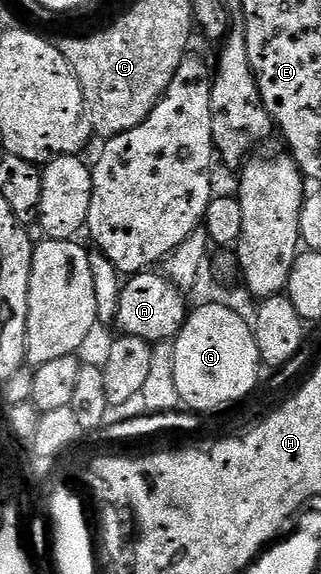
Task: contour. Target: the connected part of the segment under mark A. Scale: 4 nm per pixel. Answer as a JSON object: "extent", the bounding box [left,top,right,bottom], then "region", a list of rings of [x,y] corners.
{"extent":[116,271,188,343],"region":[[[147,271],[133,274],[121,286],[121,291],[116,325],[122,328],[123,334],[138,336],[151,343],[173,342],[188,316],[188,297],[183,290],[161,272]]]}

